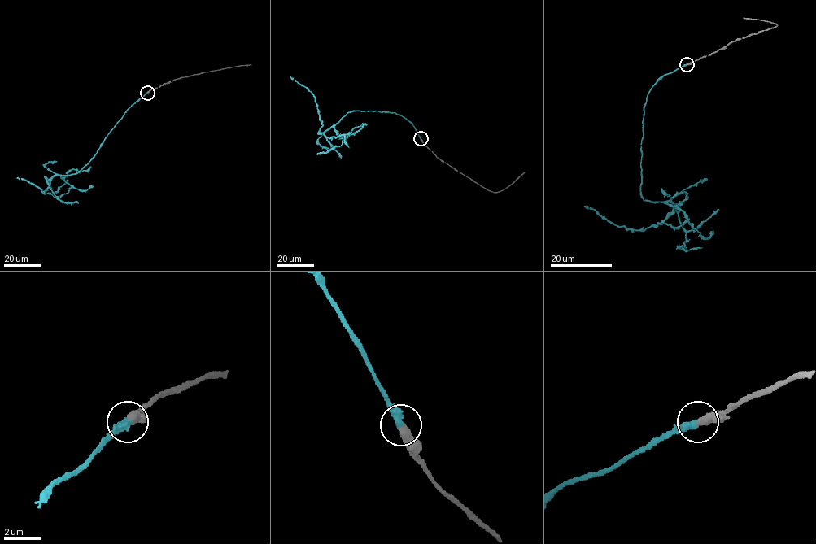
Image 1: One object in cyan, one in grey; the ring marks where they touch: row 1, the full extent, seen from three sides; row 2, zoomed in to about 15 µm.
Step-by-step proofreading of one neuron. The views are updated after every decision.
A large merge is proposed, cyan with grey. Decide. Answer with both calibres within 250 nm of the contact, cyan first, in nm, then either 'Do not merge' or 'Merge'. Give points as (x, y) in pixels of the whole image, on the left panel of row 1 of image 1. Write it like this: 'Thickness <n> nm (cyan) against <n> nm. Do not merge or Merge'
Thickness 400 nm (cyan) against 440 nm. Merge

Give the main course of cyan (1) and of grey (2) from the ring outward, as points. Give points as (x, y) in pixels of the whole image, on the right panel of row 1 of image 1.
1: (687, 64), (664, 74), (648, 94), (640, 144), (640, 195), (677, 208), (656, 225), (630, 230), (583, 206)
2: (687, 64), (723, 48), (730, 42), (776, 25), (770, 21), (744, 18)

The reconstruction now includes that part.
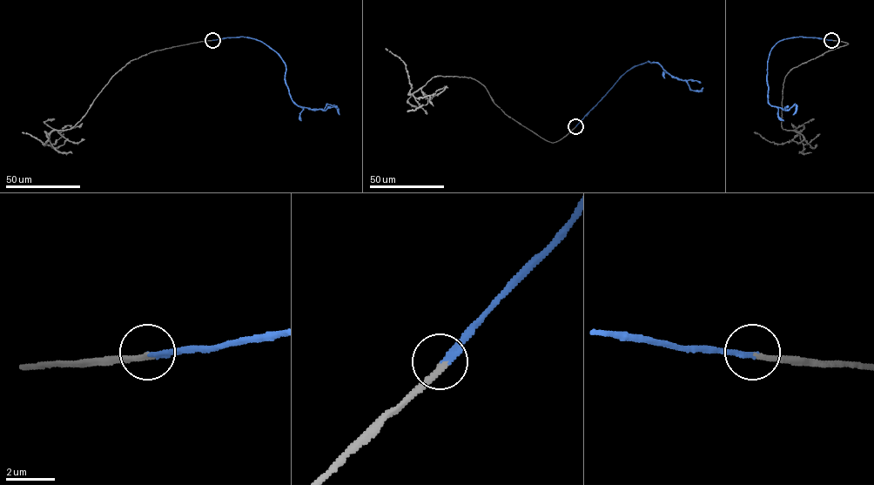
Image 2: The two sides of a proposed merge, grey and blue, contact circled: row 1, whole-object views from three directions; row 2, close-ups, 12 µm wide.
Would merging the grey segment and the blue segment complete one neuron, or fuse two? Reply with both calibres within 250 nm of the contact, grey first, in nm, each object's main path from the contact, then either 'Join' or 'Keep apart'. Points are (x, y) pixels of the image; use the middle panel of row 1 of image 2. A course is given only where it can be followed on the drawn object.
Thickness 220 nm (grey) against 180 nm. Course of grey: (575, 126), (547, 141), (508, 117), (470, 77), (437, 76), (411, 93), (405, 63), (386, 48). Course of blue: (575, 126), (624, 73), (648, 61), (657, 62), (675, 77), (684, 80), (691, 90), (699, 90), (702, 87). Join

